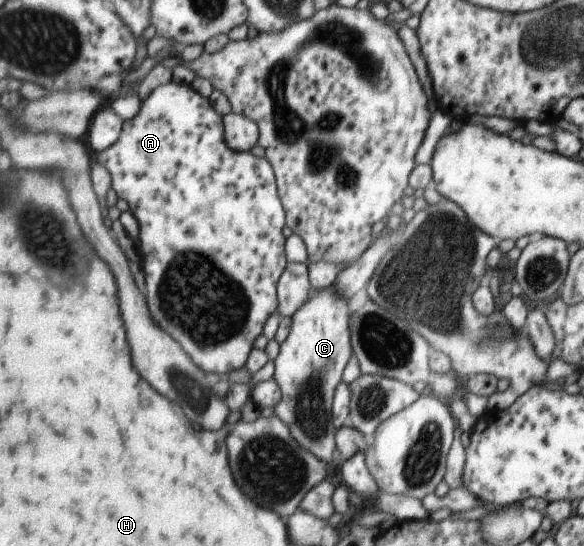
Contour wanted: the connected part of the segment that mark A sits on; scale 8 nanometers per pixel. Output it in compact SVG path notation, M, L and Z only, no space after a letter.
M170 80L159 85L150 95L140 103L140 110L132 121L124 121L124 133L120 137L120 143L109 147L104 153L98 155L98 162L104 163L104 167L114 177L114 189L117 194L130 203L129 209L136 219L140 221L140 251L144 255L144 271L146 271L146 285L148 285L148 307L152 311L154 321L176 339L194 359L209 377L225 377L233 369L242 369L249 360L250 351L255 348L256 340L265 333L265 325L272 314L279 309L278 285L280 278L287 269L287 238L284 235L284 225L287 225L287 211L283 206L277 175L271 162L266 157L256 157L249 152L240 152L230 149L224 139L225 123L223 116L212 107L210 99L203 97L192 85L176 83Z

